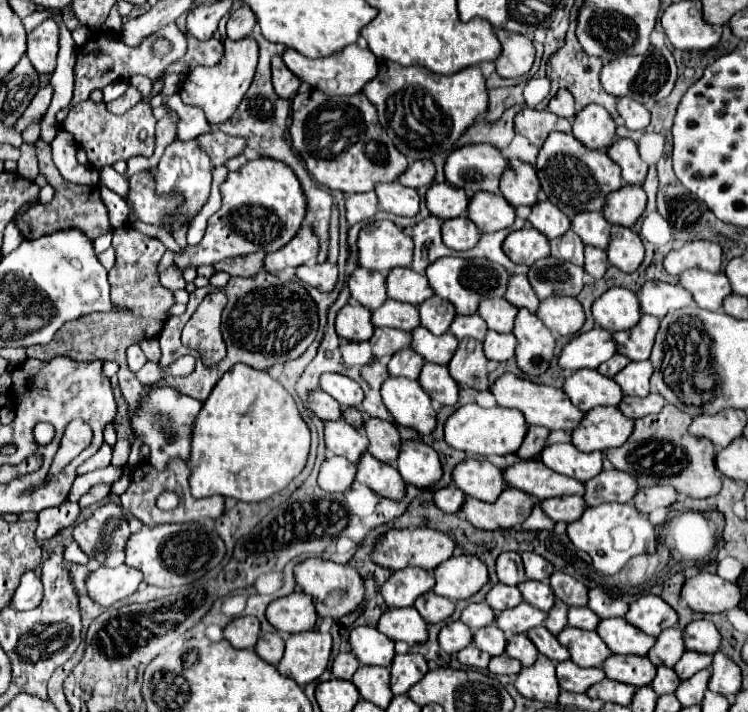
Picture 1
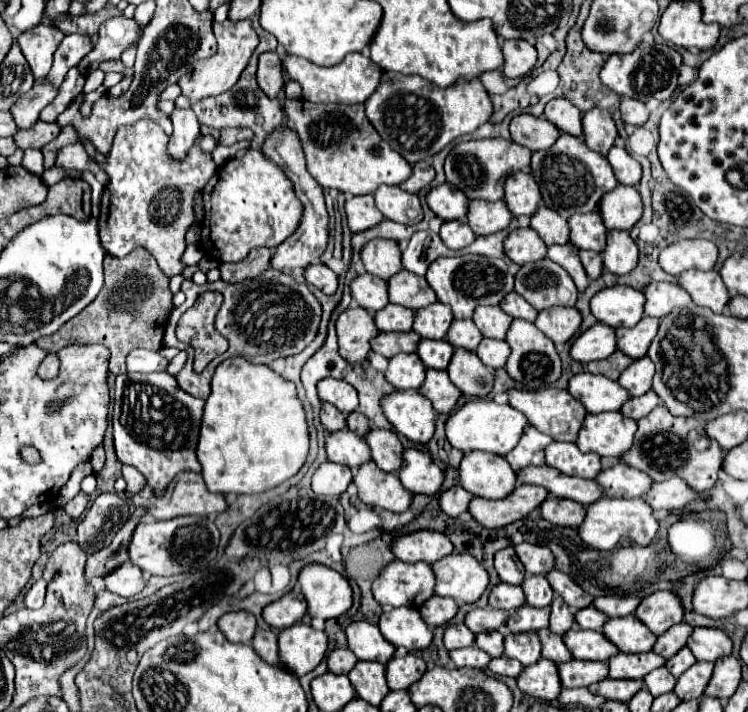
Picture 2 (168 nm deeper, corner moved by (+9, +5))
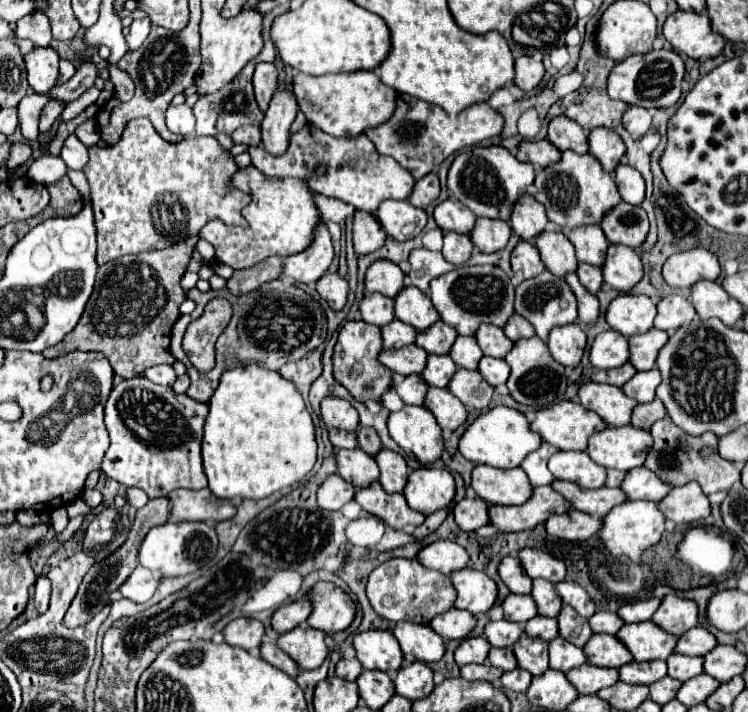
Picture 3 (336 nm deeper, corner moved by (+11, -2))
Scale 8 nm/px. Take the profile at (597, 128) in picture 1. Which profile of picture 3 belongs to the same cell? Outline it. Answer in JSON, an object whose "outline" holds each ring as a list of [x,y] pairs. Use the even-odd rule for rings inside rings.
{"outline":[[[594,128],[588,134],[588,146],[588,152],[602,164],[606,172],[614,172],[616,164],[626,152],[622,138],[612,128]]]}

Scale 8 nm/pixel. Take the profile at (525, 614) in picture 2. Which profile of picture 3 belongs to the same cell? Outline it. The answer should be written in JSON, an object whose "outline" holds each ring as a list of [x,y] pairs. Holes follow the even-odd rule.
{"outline":[[[534,616],[532,620],[526,622],[526,628],[524,628],[524,634],[526,636],[532,636],[532,638],[540,638],[540,640],[552,640],[558,636],[558,622],[556,618],[544,618],[544,616]]]}

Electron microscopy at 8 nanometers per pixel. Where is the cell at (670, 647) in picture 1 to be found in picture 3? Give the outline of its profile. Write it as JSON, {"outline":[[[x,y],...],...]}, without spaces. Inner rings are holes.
{"outline":[[[696,626],[692,630],[688,630],[686,634],[682,634],[678,638],[676,644],[676,652],[674,654],[686,654],[686,656],[704,656],[706,652],[710,652],[716,646],[716,638],[704,630],[702,626]]]}

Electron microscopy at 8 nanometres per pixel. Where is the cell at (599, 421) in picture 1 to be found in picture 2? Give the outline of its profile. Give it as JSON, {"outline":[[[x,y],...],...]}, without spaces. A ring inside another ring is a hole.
{"outline":[[[618,411],[588,415],[586,425],[580,429],[576,445],[584,453],[598,453],[602,457],[622,457],[630,451],[636,421],[624,417]]]}

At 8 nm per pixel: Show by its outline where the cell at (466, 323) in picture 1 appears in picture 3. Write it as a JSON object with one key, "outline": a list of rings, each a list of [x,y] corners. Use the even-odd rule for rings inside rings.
{"outline":[[[458,336],[456,344],[452,344],[450,358],[462,368],[472,368],[474,370],[478,366],[480,358],[482,358],[482,350],[476,344],[474,336]]]}

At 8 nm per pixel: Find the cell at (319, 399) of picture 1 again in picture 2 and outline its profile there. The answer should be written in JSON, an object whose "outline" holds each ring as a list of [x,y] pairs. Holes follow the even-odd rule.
{"outline":[[[322,403],[320,421],[322,421],[322,425],[324,425],[330,433],[340,431],[340,429],[346,429],[346,415],[344,415],[344,413],[338,413],[338,409],[334,409],[334,405]]]}

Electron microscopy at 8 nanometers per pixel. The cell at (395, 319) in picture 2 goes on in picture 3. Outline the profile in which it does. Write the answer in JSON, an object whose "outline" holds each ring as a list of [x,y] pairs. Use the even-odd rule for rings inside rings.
{"outline":[[[394,318],[392,324],[386,324],[380,330],[382,330],[384,348],[402,348],[402,346],[412,344],[416,338],[416,330],[412,326],[406,326],[398,318]]]}

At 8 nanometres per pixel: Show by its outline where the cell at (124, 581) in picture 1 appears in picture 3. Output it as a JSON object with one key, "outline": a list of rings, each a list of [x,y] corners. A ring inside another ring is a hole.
{"outline":[[[138,566],[138,568],[126,578],[126,582],[118,588],[118,592],[120,592],[124,598],[132,600],[132,602],[146,602],[146,600],[152,598],[156,586],[158,586],[158,578],[156,578],[150,570]]]}

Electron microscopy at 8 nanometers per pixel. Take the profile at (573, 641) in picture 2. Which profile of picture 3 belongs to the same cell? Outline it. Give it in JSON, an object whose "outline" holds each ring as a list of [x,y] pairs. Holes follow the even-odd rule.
{"outline":[[[594,634],[592,640],[582,648],[586,654],[586,662],[602,668],[620,668],[632,660],[628,648],[610,634]]]}

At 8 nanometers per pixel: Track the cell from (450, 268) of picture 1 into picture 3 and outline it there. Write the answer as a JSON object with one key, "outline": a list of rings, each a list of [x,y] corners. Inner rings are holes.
{"outline":[[[490,264],[460,266],[434,278],[430,282],[430,298],[440,318],[464,336],[472,336],[482,322],[504,326],[514,312],[514,286],[510,282],[510,276],[506,276],[502,268]]]}

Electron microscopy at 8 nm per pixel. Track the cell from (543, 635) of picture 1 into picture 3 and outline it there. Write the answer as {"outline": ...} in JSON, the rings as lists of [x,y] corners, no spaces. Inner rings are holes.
{"outline":[[[556,636],[554,640],[550,640],[548,644],[550,644],[548,652],[550,652],[550,668],[552,670],[568,672],[568,670],[578,668],[578,666],[582,666],[586,662],[582,648],[574,646],[574,644],[566,642],[566,640],[562,640],[560,636]]]}

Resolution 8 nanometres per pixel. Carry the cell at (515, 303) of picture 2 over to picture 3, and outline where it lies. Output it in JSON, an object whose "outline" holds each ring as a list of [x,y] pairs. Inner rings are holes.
{"outline":[[[514,312],[514,314],[508,318],[508,324],[504,326],[504,334],[506,334],[512,342],[516,342],[516,340],[520,340],[520,338],[530,338],[530,336],[534,336],[536,330],[532,328],[532,324],[528,324],[528,320],[524,320],[524,316],[520,316],[520,314]]]}

